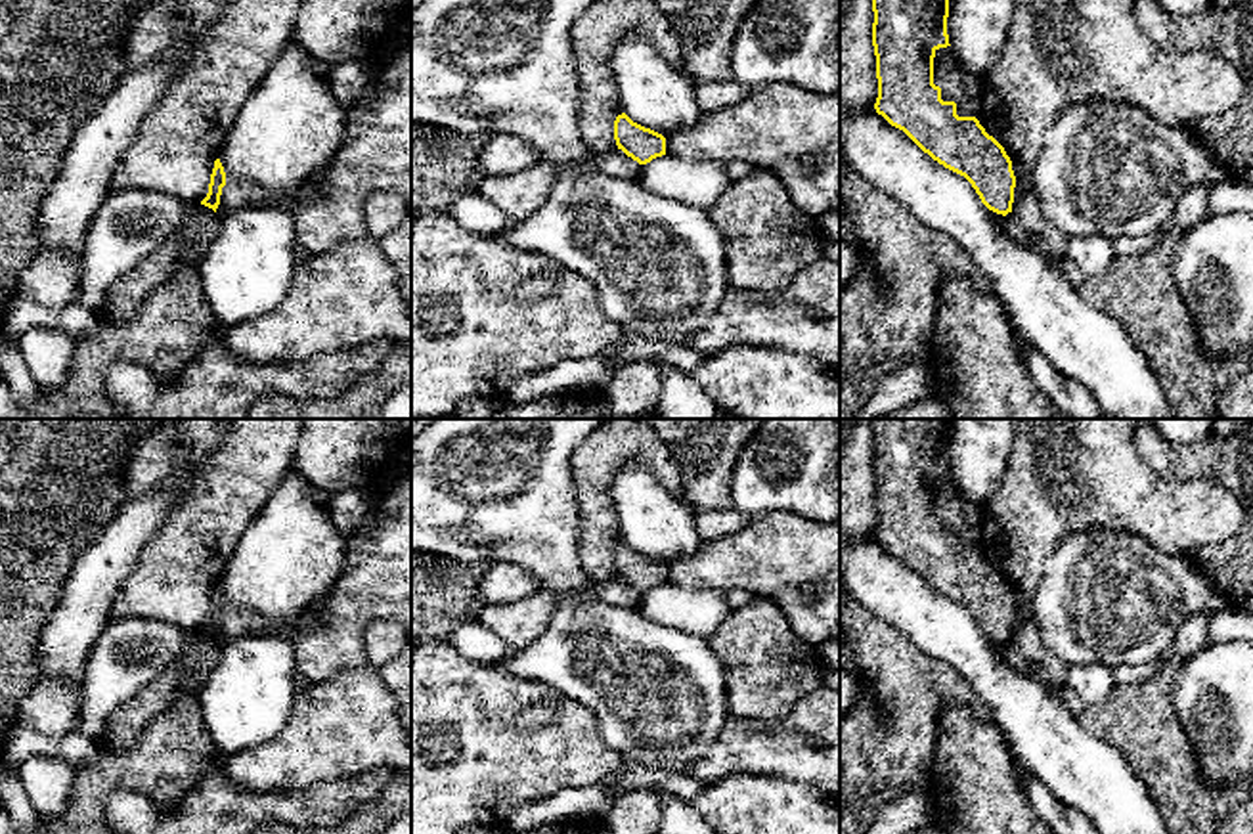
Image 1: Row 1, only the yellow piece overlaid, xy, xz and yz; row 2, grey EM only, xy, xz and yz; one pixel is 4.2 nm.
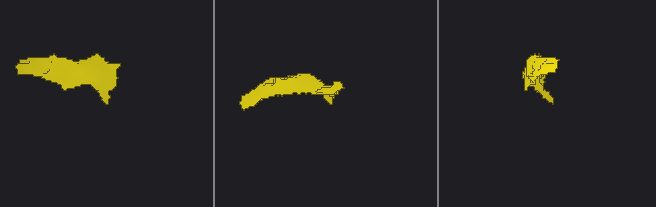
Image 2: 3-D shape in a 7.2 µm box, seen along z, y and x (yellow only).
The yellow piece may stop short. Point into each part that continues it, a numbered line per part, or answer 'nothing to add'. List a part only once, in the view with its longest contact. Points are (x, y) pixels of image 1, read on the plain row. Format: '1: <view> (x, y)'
nothing to add

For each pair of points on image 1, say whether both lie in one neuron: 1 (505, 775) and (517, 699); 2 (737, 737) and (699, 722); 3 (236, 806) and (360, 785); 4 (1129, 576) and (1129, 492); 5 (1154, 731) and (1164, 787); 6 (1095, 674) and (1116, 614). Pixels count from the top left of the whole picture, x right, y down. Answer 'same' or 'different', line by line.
1: same
2: different
3: same
4: different
5: same
6: different

